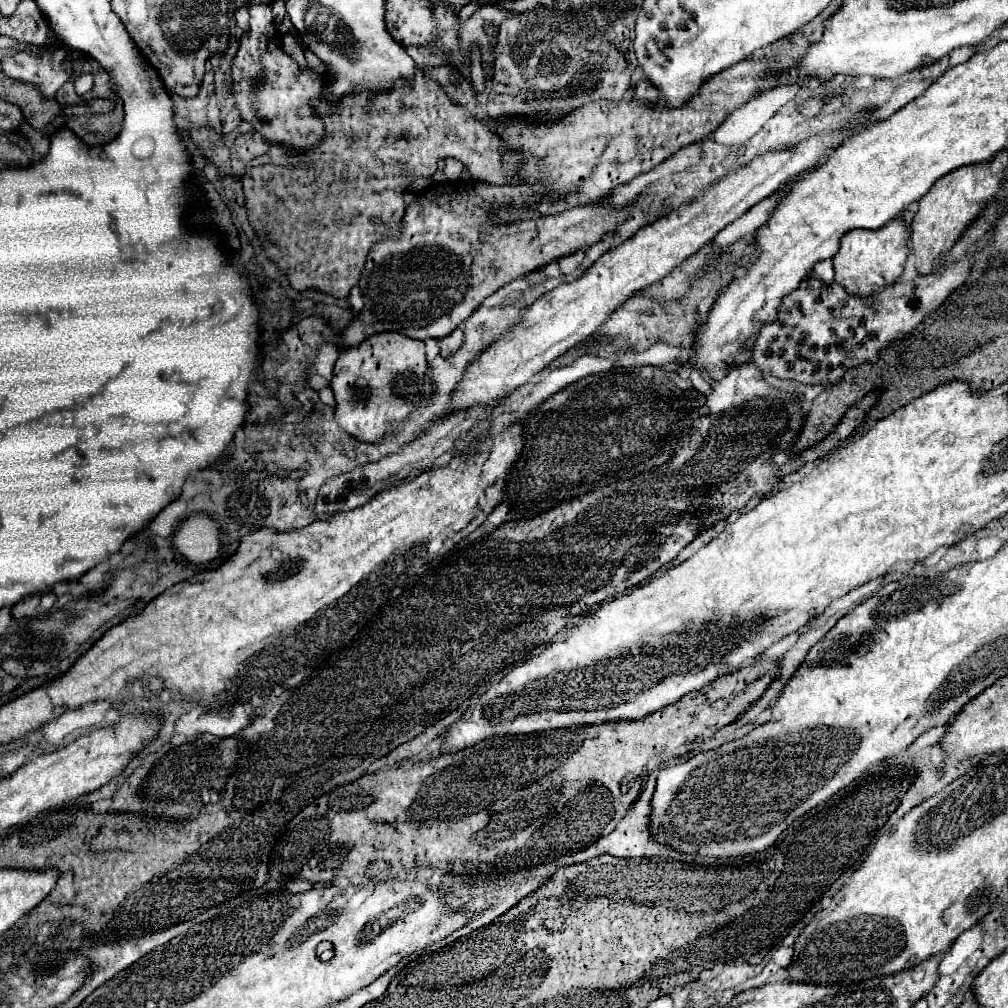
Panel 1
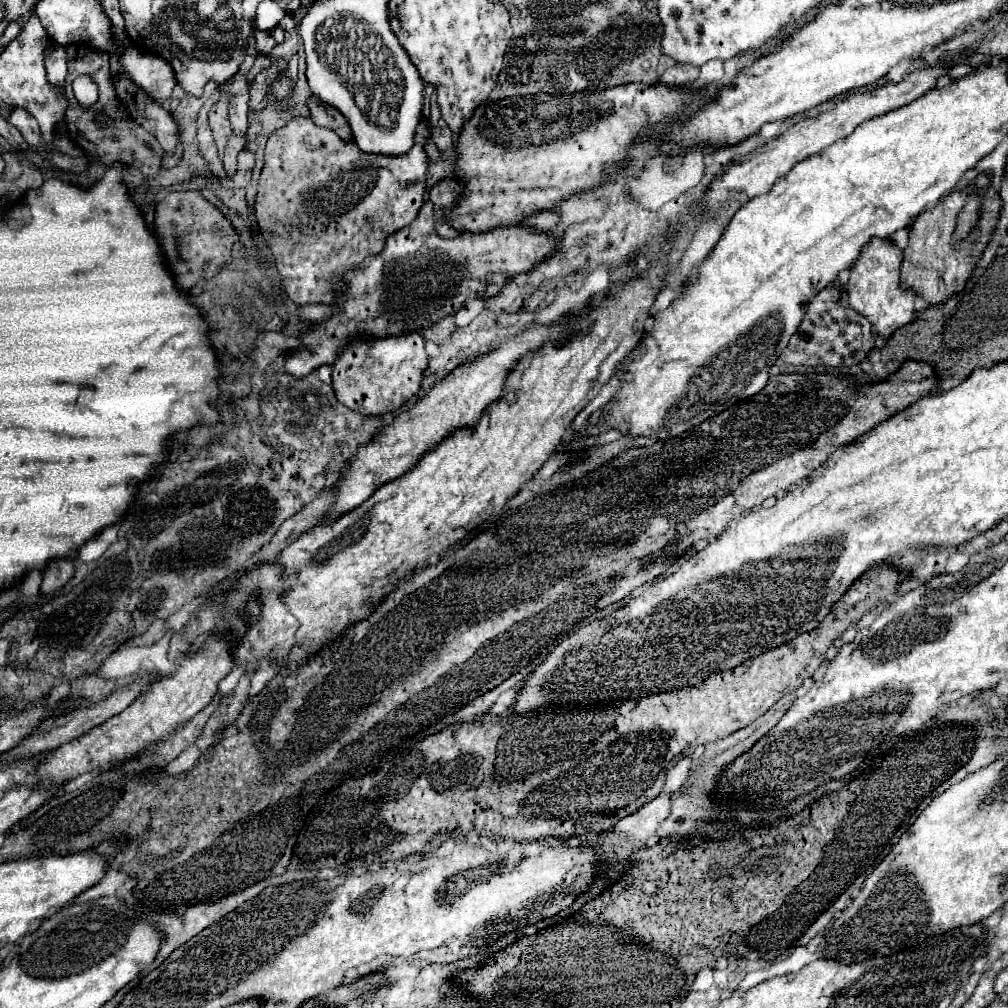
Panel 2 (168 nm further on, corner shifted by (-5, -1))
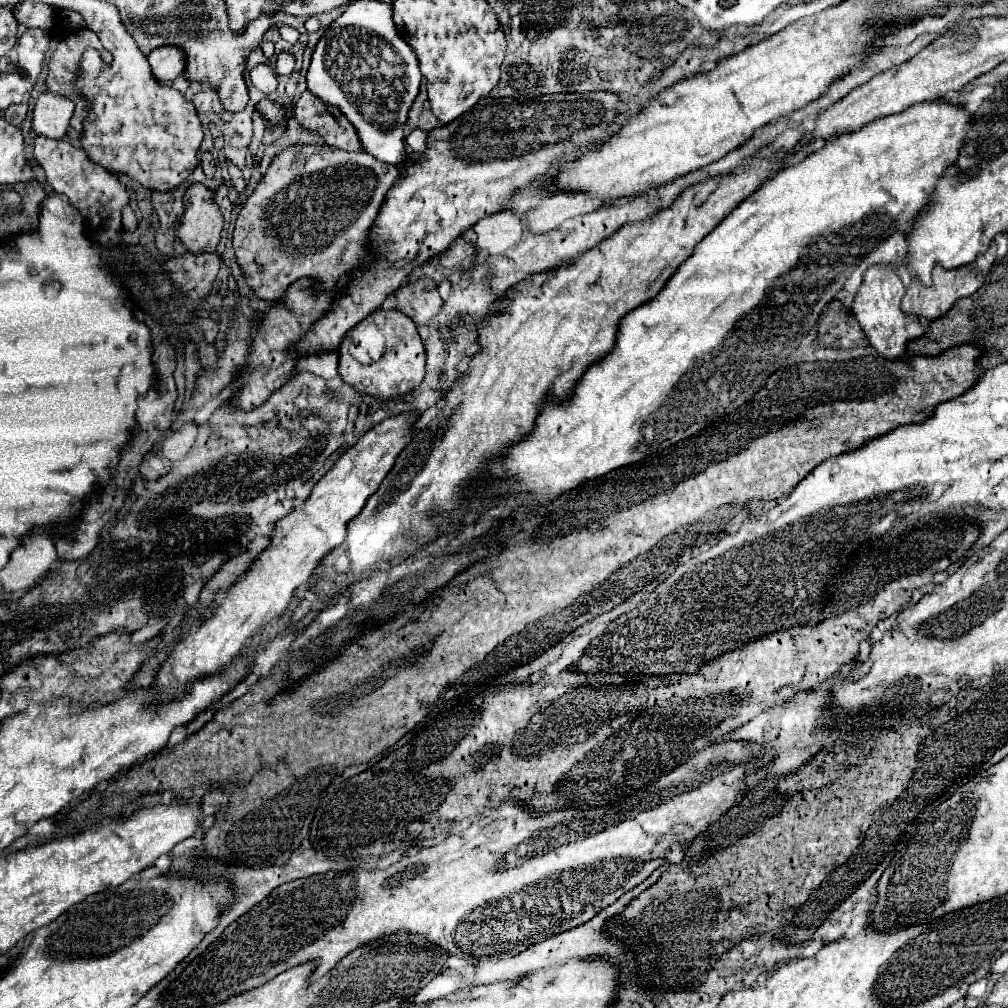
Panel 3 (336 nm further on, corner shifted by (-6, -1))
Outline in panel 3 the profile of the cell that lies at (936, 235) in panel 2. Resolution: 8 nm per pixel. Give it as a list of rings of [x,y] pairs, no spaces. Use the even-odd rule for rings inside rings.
[[[991,244],[985,254],[977,256],[977,260],[973,264],[967,264],[965,268],[957,268],[957,270],[949,270],[949,272],[945,272],[943,268],[935,268],[933,270],[933,286],[931,288],[925,288],[919,280],[911,280],[911,286],[909,286],[909,290],[907,290],[907,294],[905,294],[903,302],[901,302],[901,308],[911,316],[937,320],[937,318],[945,316],[949,312],[949,308],[957,300],[975,294],[985,284],[985,278],[987,278],[989,270],[991,270],[993,262],[995,262],[995,244]]]

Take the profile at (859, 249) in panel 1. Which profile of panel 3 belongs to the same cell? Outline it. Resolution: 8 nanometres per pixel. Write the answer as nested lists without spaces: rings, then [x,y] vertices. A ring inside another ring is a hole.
[[[877,264],[877,266],[869,268],[865,272],[865,276],[863,276],[861,290],[857,292],[857,296],[853,300],[853,314],[855,314],[857,322],[861,324],[861,330],[867,334],[869,344],[883,358],[909,362],[909,358],[907,358],[907,344],[911,340],[921,338],[921,334],[925,334],[925,326],[921,324],[919,318],[907,316],[901,310],[901,298],[903,296],[905,296],[905,288],[903,288],[895,268],[891,264]]]

